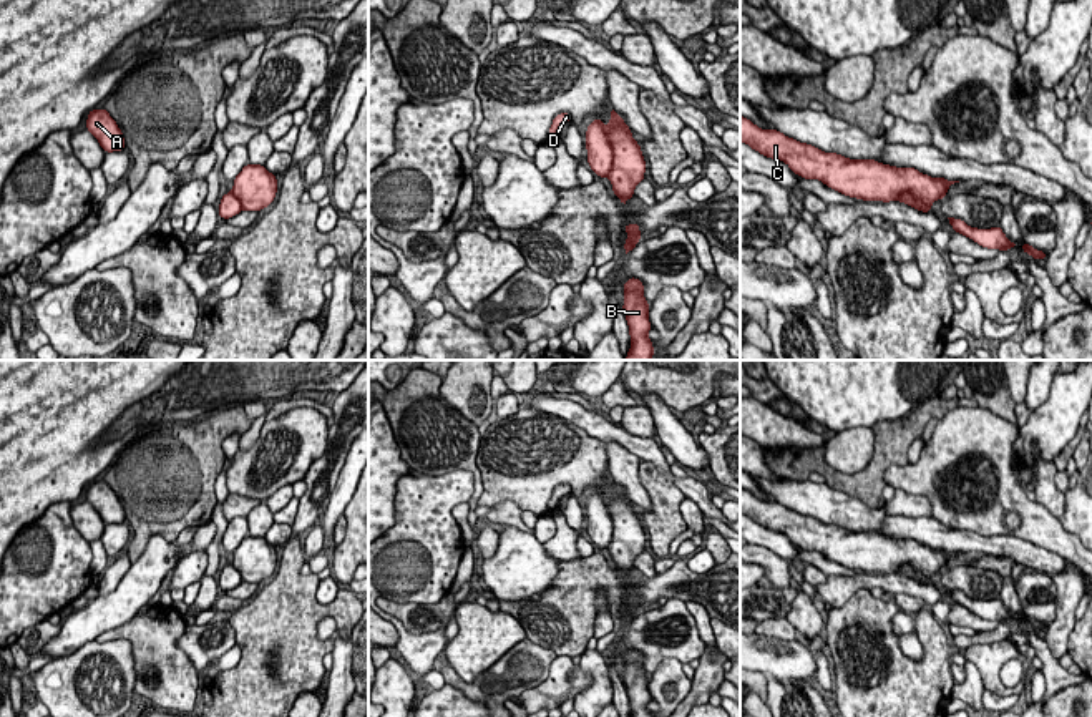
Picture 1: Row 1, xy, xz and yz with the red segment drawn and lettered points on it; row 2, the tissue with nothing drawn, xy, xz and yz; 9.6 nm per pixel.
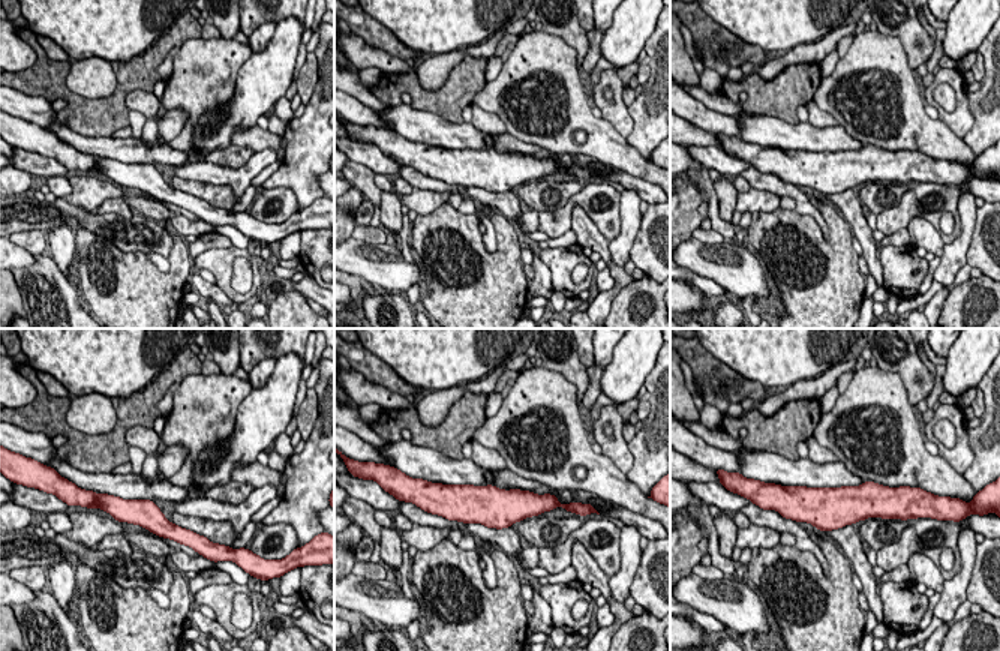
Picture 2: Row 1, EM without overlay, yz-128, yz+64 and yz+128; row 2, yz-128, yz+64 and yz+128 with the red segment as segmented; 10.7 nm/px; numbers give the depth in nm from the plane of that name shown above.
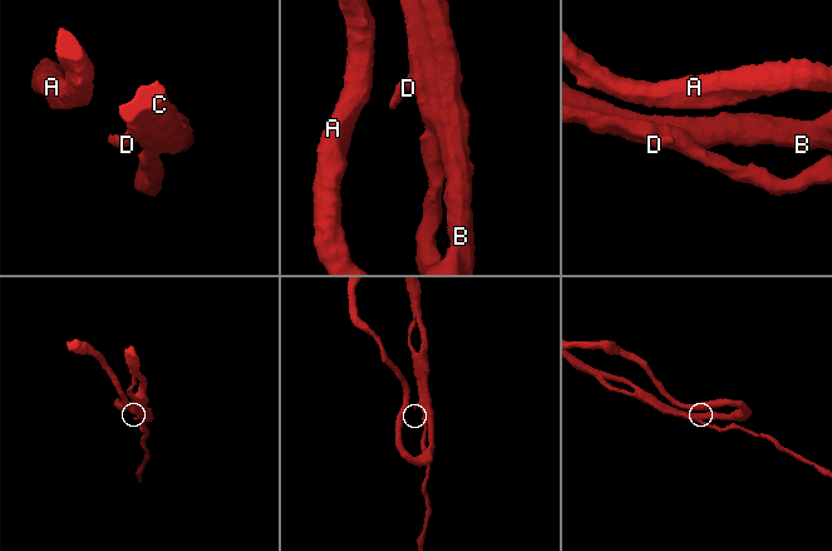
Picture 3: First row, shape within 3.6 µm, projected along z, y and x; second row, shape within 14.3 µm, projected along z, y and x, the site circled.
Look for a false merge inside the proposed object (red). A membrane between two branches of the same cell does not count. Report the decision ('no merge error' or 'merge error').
no merge error

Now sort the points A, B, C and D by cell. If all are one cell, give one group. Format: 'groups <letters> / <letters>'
groups A B C D

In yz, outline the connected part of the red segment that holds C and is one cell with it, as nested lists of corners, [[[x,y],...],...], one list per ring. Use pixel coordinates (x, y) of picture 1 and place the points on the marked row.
[[[740,116],[740,141],[767,158],[787,163],[795,174],[818,179],[845,196],[863,201],[899,201],[921,212],[929,212],[931,204],[948,198],[948,188],[959,183],[931,178],[914,168],[825,153],[777,129],[762,129],[743,116]]]

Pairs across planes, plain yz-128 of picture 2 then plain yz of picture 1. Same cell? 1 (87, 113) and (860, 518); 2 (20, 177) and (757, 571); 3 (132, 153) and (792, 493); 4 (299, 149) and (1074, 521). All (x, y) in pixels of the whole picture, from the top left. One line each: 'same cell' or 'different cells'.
1: different cells
2: same cell
3: different cells
4: same cell

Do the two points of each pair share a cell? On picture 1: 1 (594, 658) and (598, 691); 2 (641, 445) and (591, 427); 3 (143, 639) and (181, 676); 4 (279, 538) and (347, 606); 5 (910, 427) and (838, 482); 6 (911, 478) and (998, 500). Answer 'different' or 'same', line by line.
1: same
2: same
3: same
4: different
5: same
6: same

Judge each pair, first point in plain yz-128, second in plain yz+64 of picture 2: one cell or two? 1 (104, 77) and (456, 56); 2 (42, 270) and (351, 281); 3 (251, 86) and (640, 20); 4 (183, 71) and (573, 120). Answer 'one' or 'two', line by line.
1: one
2: two
3: one
4: one

